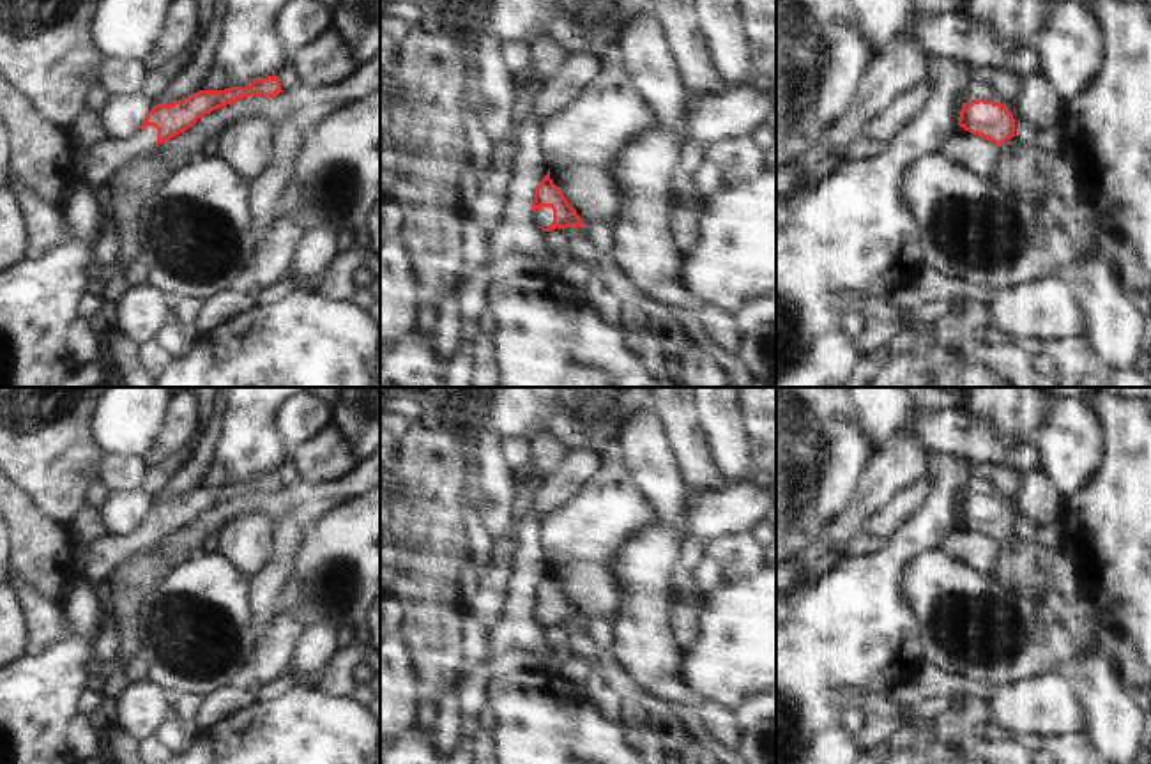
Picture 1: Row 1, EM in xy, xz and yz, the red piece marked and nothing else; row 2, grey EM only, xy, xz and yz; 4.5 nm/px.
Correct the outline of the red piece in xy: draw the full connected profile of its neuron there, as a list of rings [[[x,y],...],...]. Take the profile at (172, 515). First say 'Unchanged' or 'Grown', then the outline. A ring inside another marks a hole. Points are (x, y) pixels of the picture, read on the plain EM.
Grown. [[[278,472],[255,474],[246,483],[225,486],[198,486],[172,500],[156,500],[145,511],[140,527],[129,536],[101,536],[83,548],[78,575],[92,585],[106,580],[133,554],[149,550],[154,543],[184,529],[200,513],[223,504],[244,492],[272,493],[283,488]]]

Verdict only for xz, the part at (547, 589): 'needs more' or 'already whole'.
needs more

